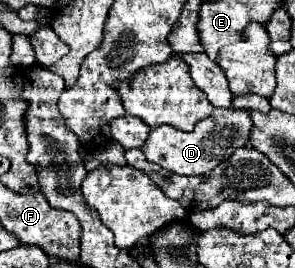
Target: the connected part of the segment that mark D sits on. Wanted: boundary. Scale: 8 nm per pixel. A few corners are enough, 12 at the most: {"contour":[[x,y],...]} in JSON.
{"contour":[[215,107],[191,133],[151,129],[143,153],[203,175],[249,145],[247,109]]}

